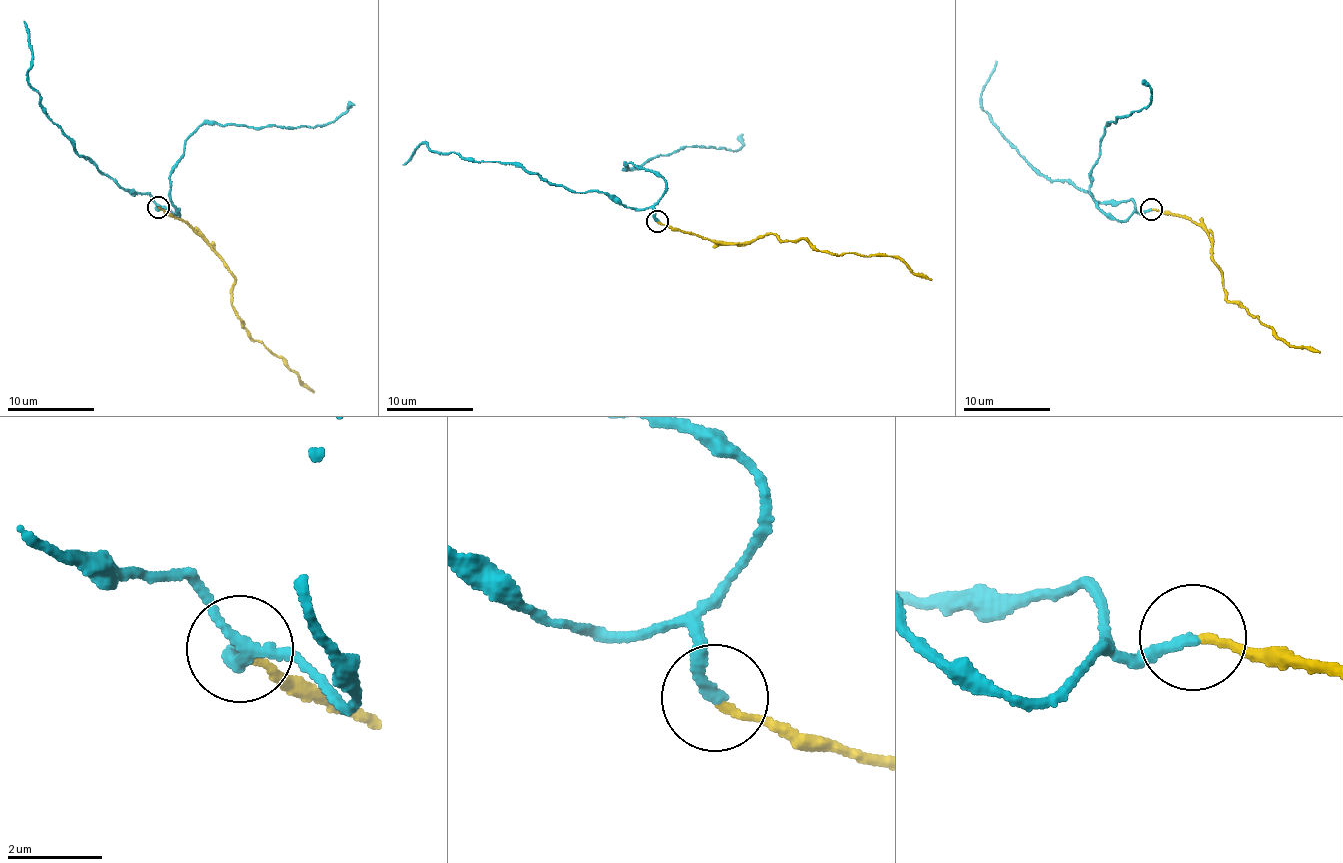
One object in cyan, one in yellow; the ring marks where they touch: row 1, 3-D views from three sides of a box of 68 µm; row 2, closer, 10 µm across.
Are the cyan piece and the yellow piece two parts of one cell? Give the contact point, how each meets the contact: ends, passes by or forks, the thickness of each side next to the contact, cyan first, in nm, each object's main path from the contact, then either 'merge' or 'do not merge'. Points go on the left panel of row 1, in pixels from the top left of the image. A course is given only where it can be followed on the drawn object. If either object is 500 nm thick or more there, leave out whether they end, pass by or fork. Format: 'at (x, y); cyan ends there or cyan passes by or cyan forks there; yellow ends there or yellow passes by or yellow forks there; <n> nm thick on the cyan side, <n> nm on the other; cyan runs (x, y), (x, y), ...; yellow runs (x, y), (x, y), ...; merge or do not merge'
at (158, 207); cyan ends there; yellow ends there; 240 nm thick on the cyan side, 160 nm on the other; cyan runs (158, 207), (179, 216), (169, 189), (173, 165), (183, 153), (185, 140), (200, 125), (324, 127), (354, 104); yellow runs (158, 207), (199, 233), (233, 278), (232, 308), (250, 337), (268, 347), (298, 372), (304, 386), (314, 392); merge

